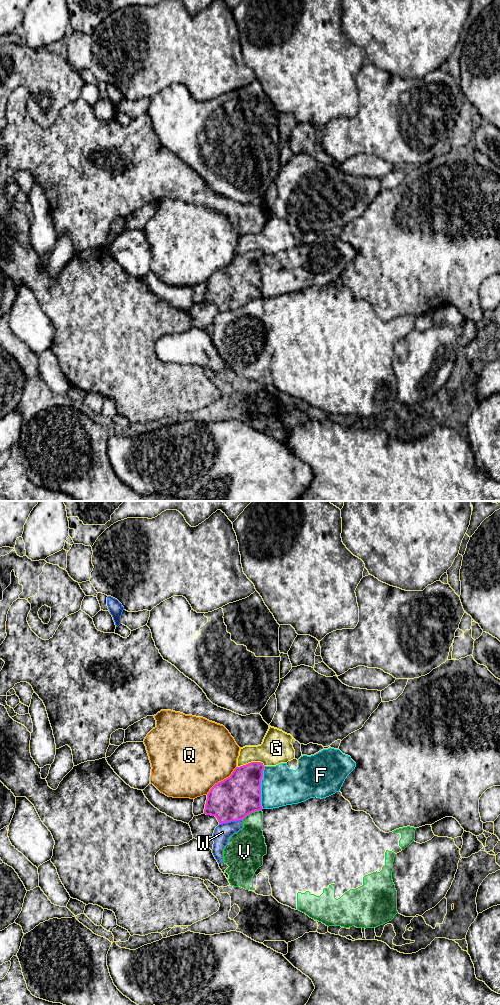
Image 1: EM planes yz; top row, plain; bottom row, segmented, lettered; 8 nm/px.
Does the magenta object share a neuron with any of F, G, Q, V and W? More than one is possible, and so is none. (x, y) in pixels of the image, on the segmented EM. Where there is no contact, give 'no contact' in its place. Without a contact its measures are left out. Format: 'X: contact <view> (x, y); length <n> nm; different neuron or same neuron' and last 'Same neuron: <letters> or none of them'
F: contact yz (260, 787); length 340 nm; same neuron
G: contact yz (251, 762); length 220 nm; different neuron
Q: contact yz (221, 781); length 340 nm; different neuron
V: contact yz (251, 812); length 190 nm; different neuron
W: contact yz (230, 821); length 190 nm; different neuron
Same neuron: F

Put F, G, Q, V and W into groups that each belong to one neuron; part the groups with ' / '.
F / G / Q / V W

